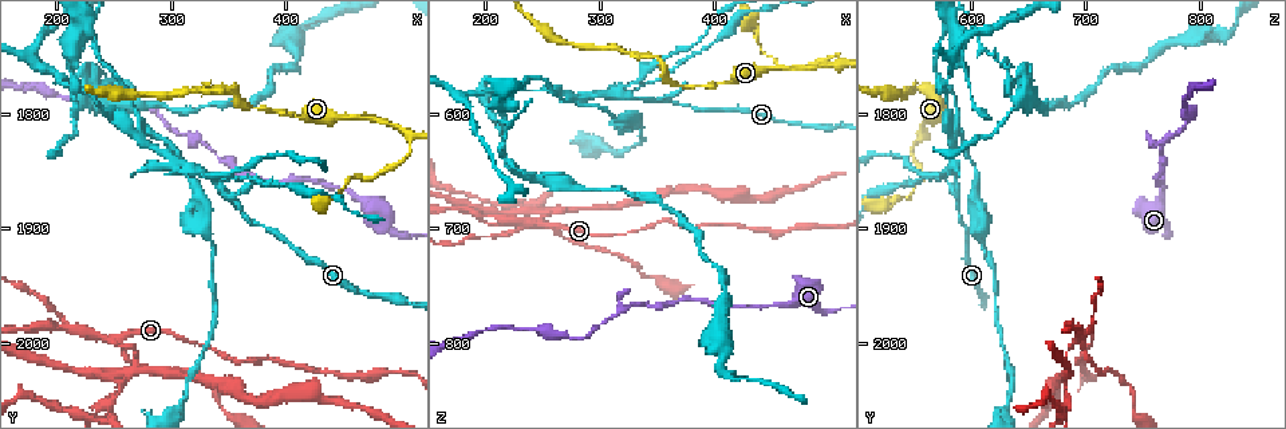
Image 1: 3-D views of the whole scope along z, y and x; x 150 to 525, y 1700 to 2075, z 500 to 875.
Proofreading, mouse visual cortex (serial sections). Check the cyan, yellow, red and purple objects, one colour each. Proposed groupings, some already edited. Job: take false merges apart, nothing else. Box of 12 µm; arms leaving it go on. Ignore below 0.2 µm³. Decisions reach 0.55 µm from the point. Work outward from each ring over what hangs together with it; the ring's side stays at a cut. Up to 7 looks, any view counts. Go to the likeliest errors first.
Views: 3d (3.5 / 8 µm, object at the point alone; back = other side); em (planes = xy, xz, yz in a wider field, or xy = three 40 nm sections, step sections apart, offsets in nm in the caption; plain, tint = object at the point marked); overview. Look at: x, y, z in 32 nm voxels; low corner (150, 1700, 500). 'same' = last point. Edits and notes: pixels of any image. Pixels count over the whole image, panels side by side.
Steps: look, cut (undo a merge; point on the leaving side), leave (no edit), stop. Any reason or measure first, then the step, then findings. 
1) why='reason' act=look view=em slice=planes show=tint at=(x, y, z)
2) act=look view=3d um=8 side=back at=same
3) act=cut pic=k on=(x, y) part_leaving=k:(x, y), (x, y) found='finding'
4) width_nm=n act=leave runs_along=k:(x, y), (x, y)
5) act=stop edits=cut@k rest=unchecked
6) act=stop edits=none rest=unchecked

why='thin neck' act=look view=3d um=3.5 at=(412, 1922, 596)

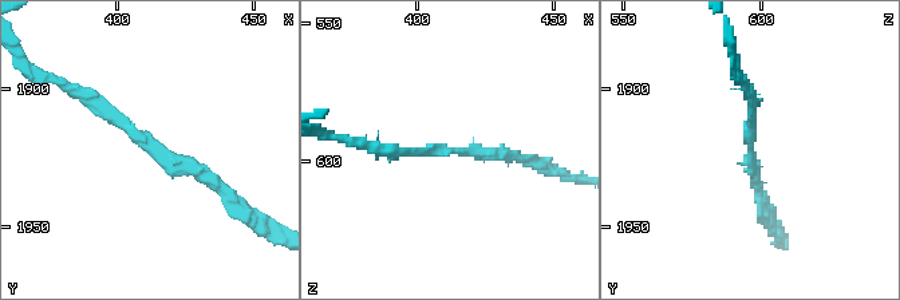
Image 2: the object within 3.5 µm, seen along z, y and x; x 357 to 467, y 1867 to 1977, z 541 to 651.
why='need the tissue' act=look view=em slice=xy step=2 show=tint at=(412, 1922, 597)

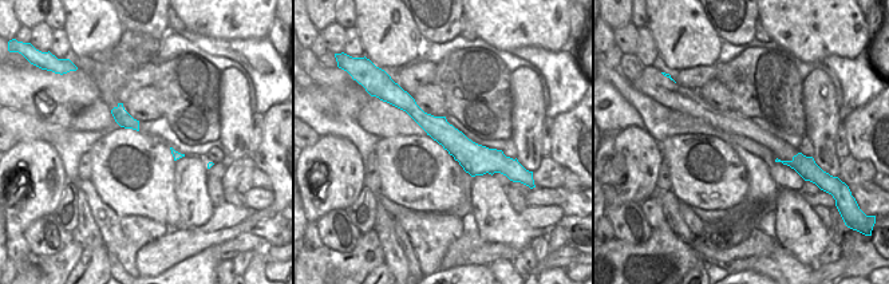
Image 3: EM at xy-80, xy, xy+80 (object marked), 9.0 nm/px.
act=leave runs_along=2:(227, 193), (79, 90) found='all the same cell'

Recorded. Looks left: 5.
why='arms run side by side' act=look view=3d um=3.5 at=(328, 1850, 582)

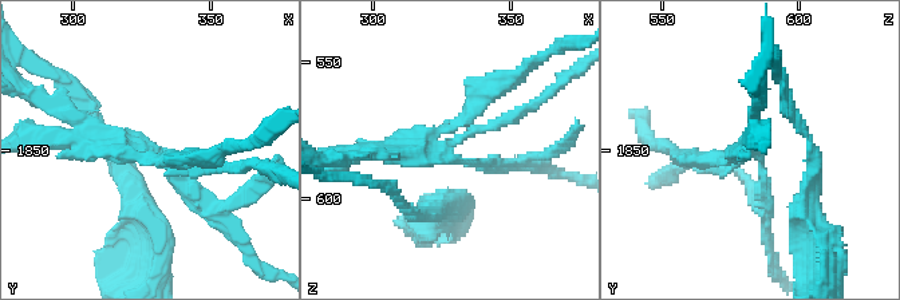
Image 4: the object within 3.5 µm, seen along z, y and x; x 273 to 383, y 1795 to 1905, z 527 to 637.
arms=4 arm_widths_nm=150,200,200,200 why='need the tissue' act=look view=em slice=xy step=3 show=tint at=(328, 1851, 584)

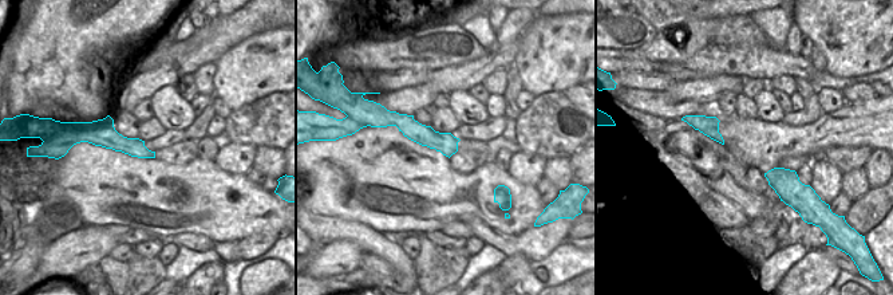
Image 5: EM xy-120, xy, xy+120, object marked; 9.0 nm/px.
act=cut pic=4 on=(470, 110) found='a second cell is stuck on'

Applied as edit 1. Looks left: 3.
why='abrupt turn' act=look view=3d um=3.5 at=(276, 1822, 590)

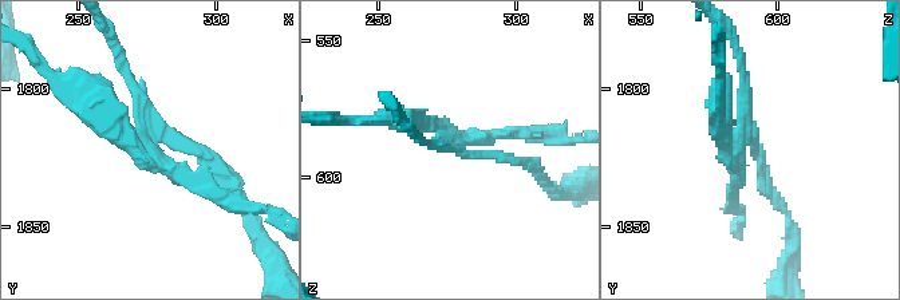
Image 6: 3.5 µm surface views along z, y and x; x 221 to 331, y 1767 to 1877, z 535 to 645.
arms=4 arm_widths_nm=150,150,150,250 act=look view=em slice=xy step=5 show=tint at=(277, 1820, 587)

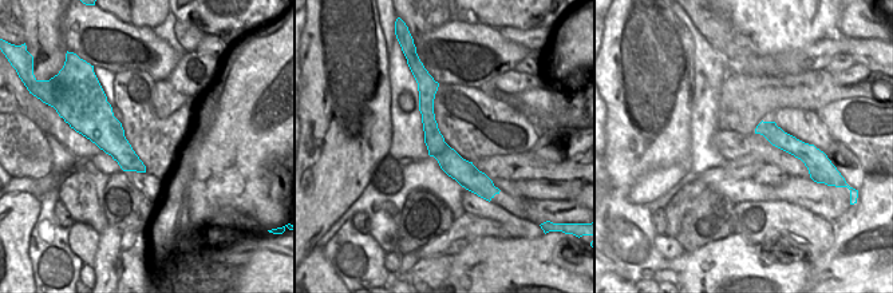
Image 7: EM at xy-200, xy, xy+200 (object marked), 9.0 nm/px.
act=cut pic=6 on=(761, 160) part_leaving=6:(754, 134), (761, 174), (782, 208) found='a second cell is stuck on'

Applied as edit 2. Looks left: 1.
act=stop edits=cut@4,cut@6 rest=unchecked

